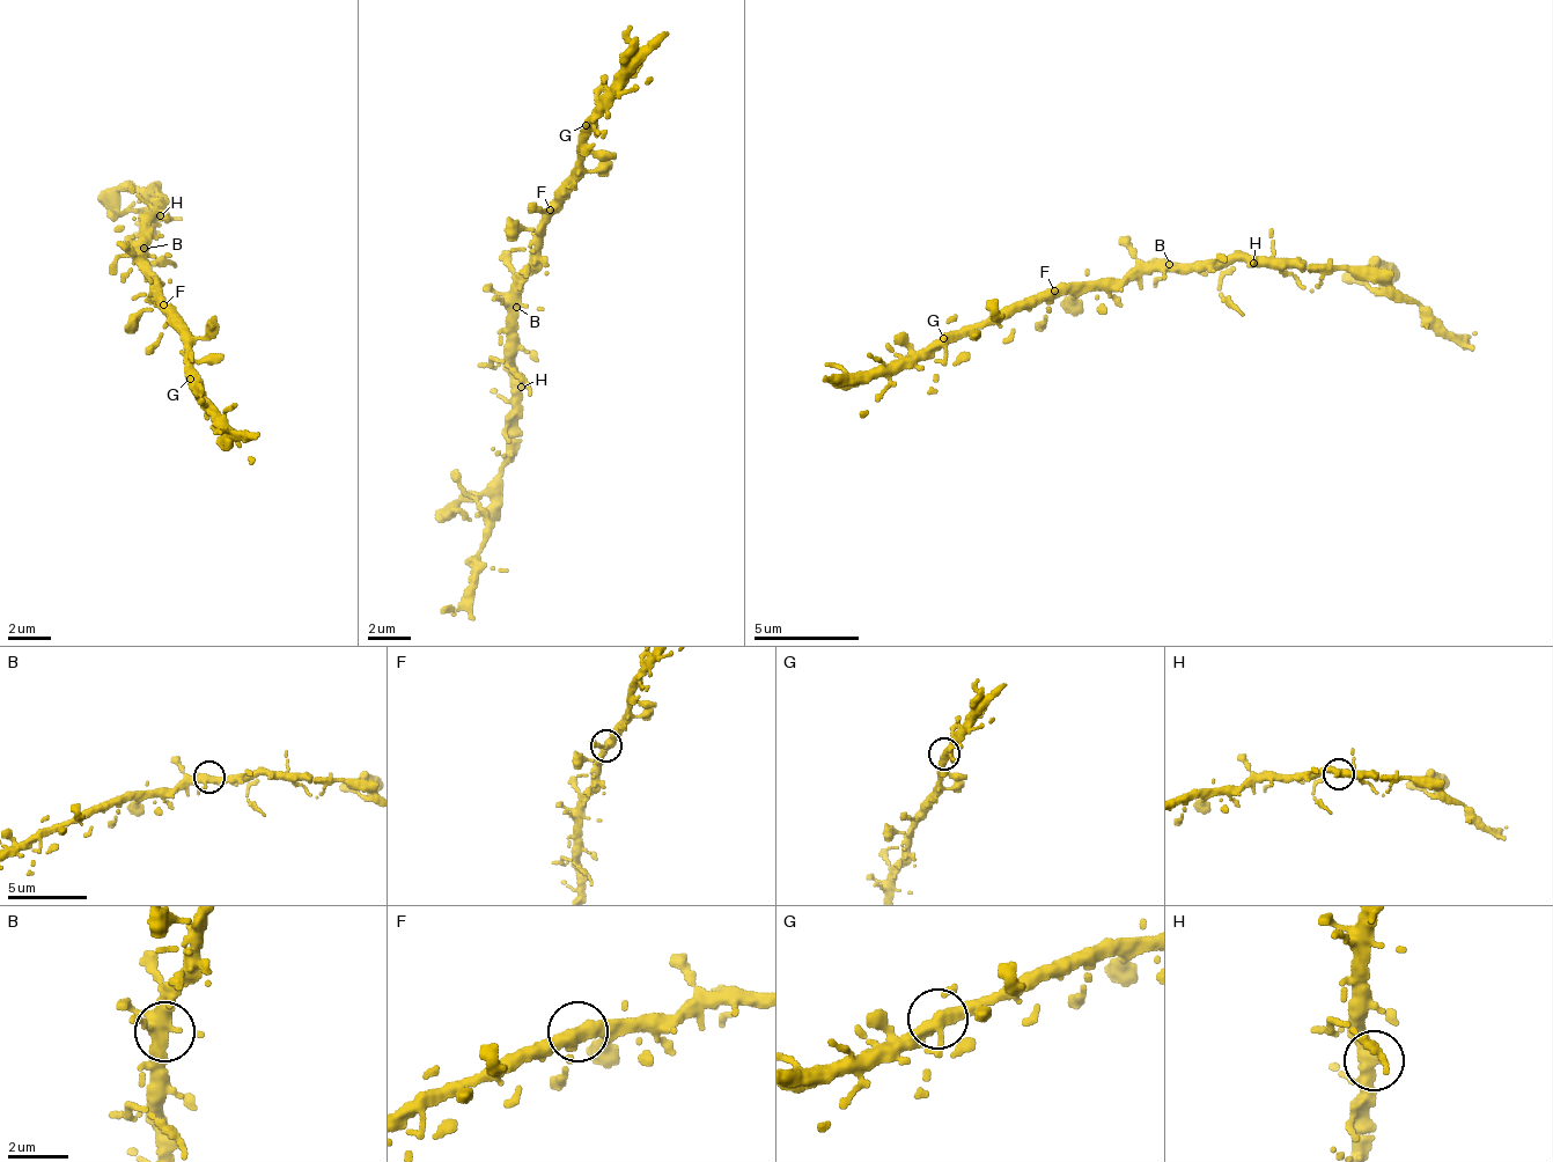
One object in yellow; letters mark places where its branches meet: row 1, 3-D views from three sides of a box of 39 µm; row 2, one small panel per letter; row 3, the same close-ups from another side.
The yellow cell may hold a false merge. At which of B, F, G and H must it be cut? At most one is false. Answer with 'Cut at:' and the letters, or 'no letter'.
Cut at: no letter

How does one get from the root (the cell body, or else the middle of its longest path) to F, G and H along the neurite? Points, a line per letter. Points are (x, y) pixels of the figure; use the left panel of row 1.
F: (140, 256), (152, 279), (149, 285), (157, 291), (163, 304)
G: (140, 256), (152, 279), (149, 285), (157, 295), (155, 300), (171, 316), (186, 348), (190, 379)
H: (140, 256), (149, 220), (161, 217)

